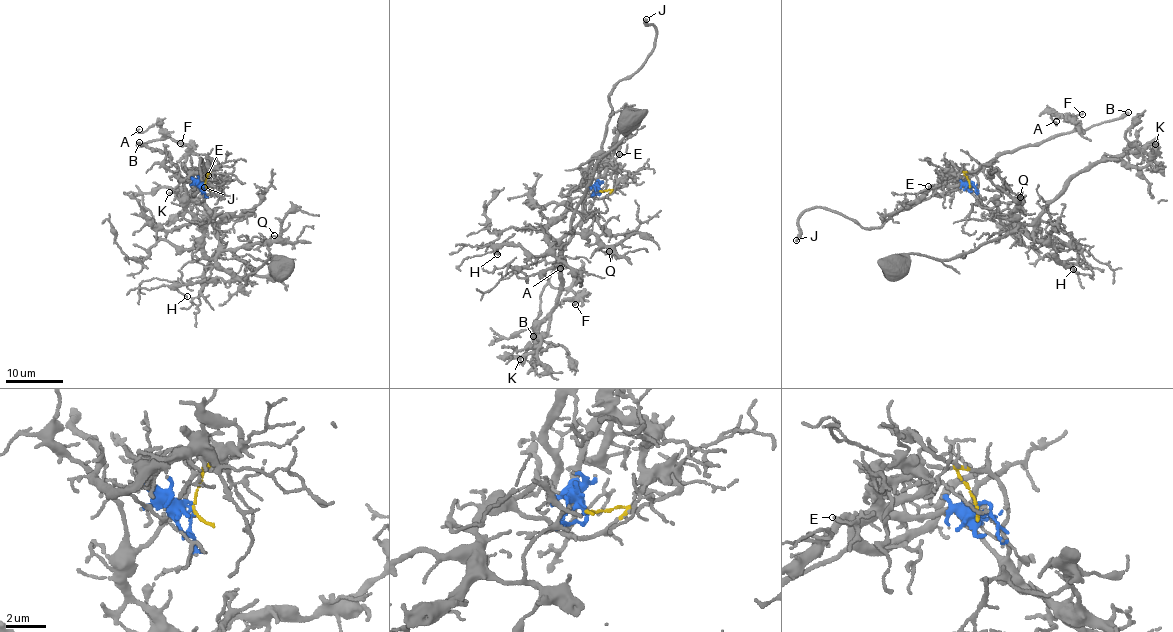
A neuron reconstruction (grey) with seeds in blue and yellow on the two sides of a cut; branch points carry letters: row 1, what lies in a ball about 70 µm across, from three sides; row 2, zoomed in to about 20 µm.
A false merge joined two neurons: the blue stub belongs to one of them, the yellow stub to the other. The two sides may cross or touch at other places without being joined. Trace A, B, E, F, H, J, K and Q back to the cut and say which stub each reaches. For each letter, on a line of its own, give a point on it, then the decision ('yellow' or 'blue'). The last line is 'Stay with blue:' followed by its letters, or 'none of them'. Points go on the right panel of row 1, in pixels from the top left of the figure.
A: (1056, 121) | blue
B: (1128, 112) | blue
E: (928, 186) | blue
F: (1082, 114) | blue
H: (1073, 269) | yellow
J: (796, 240) | blue
K: (1155, 144) | yellow
Q: (1020, 197) | yellow
Stay with blue: A, B, E, F, J

